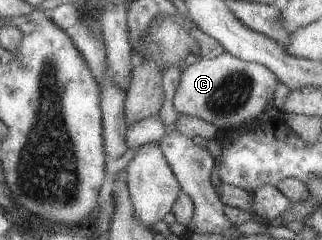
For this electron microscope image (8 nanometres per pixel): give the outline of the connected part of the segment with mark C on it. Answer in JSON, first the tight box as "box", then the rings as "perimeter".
{"box":[172,51,277,129],"perimeter":[[[223,51],[211,59],[188,60],[179,74],[172,106],[177,114],[194,116],[216,129],[235,128],[251,123],[273,98],[277,77],[266,66],[245,61]]]}

